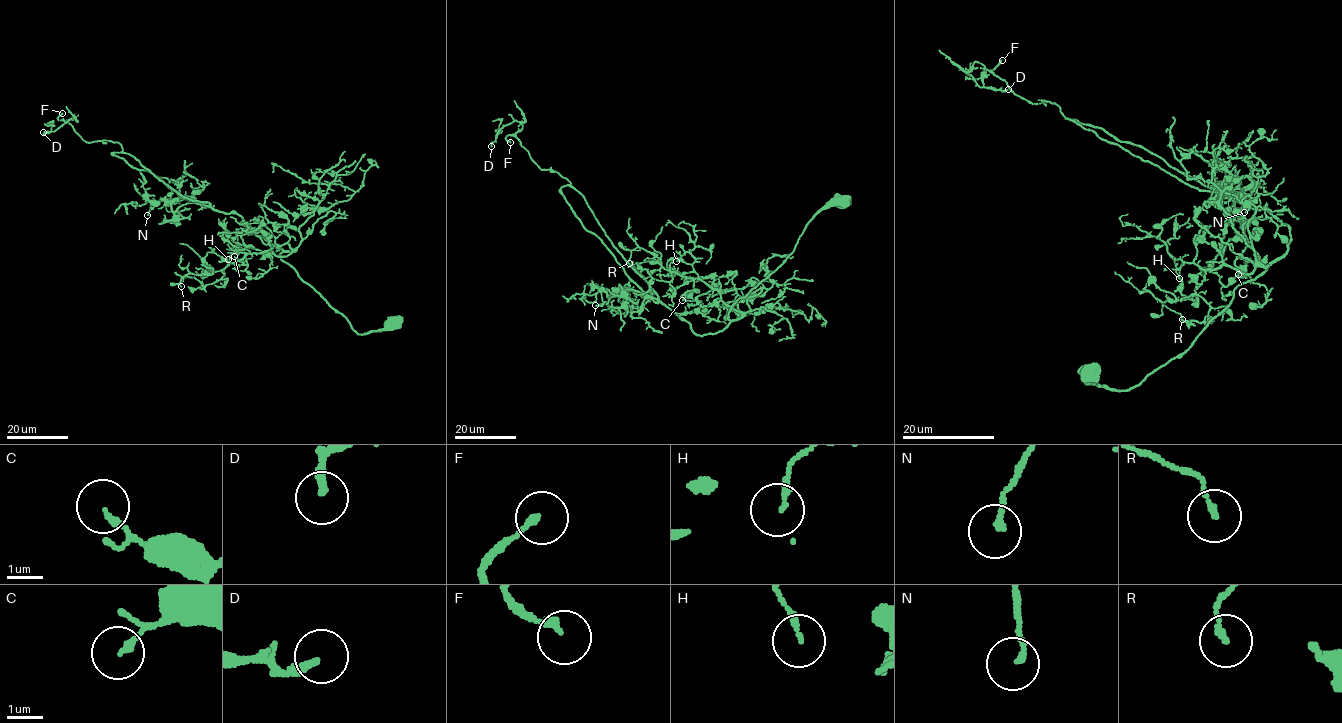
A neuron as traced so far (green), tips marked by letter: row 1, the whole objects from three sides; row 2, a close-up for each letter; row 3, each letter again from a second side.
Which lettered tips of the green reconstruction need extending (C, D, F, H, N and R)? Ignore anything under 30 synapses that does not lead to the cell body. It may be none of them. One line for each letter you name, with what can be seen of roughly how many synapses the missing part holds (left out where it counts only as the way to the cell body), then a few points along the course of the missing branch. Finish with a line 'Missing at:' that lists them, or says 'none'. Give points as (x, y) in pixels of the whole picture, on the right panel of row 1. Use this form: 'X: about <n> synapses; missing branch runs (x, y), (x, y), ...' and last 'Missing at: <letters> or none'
F: about 60 synapses; missing branch runs (1002, 60), (1003, 43), (1010, 41), (1014, 46), (1001, 60), (1001, 77)
Missing at: F

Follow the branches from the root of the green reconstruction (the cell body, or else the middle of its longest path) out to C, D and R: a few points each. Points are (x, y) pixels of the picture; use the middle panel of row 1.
C: (840, 201), (823, 207), (788, 257), (733, 305), (728, 319), (738, 319), (741, 314), (697, 278), (682, 300)
D: (840, 201), (815, 215), (721, 330), (700, 336), (658, 301), (571, 183), (533, 160), (521, 123), (491, 146)
R: (840, 201), (733, 305), (738, 319), (717, 290), (644, 249), (629, 263)

